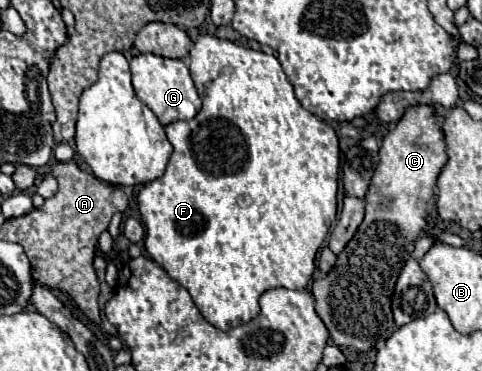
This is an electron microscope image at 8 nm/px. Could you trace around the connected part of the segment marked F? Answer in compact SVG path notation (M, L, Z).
M200 35L190 49L190 73L196 83L198 95L202 99L202 109L192 121L174 121L166 125L166 137L174 145L174 153L170 155L170 161L166 165L166 171L162 177L148 183L140 195L140 215L146 227L146 251L152 259L160 261L160 265L166 269L166 273L176 279L180 285L184 285L194 303L198 305L200 313L218 329L226 331L226 325L238 325L254 319L258 315L258 297L274 287L286 287L286 289L306 289L314 267L316 267L316 253L320 245L324 243L330 230L332 221L336 221L336 191L338 191L338 179L340 171L340 148L336 131L322 121L320 117L306 111L298 99L294 97L294 89L288 83L280 61L274 55L266 55L262 51L254 51L248 47L240 47L232 41L218 39L216 35Z

